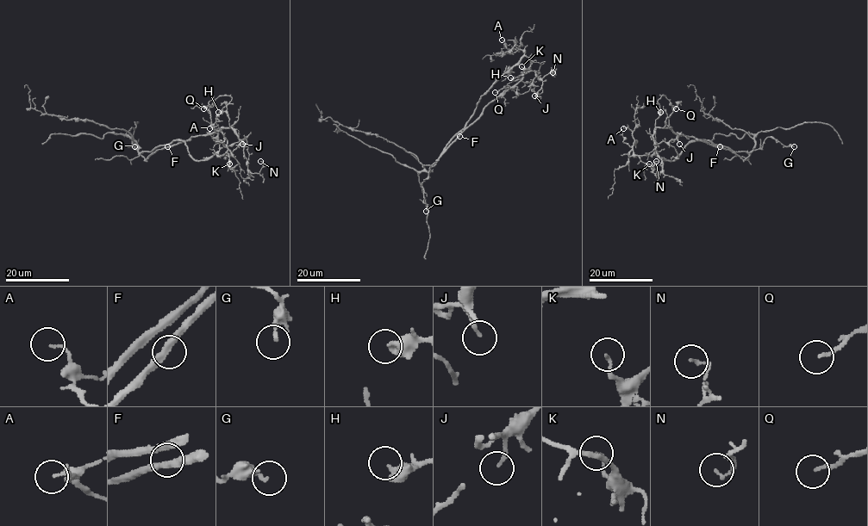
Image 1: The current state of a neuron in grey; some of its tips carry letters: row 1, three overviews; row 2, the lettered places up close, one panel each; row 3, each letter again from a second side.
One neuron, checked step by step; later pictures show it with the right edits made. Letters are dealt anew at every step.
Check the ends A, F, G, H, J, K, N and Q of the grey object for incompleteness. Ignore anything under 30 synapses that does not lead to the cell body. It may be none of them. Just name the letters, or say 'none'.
none

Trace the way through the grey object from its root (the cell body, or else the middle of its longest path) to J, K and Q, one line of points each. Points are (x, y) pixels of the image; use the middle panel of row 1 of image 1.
J: (446, 144), (467, 128), (490, 102), (513, 88), (528, 71), (536, 74), (533, 81), (534, 95)
K: (446, 144), (464, 126), (486, 90), (526, 56), (531, 64), (527, 69), (521, 66)
Q: (446, 144), (467, 128), (490, 102), (513, 88), (523, 73), (518, 77), (522, 74), (523, 77), (495, 92)

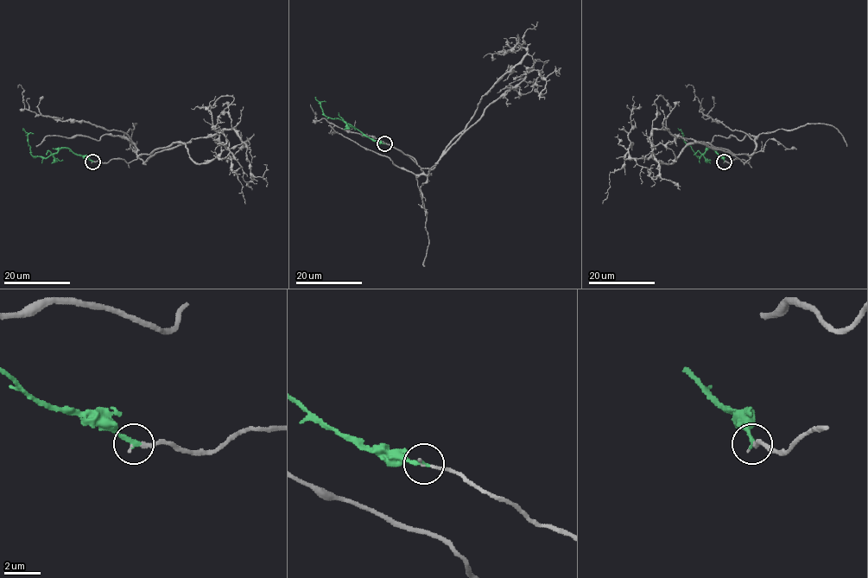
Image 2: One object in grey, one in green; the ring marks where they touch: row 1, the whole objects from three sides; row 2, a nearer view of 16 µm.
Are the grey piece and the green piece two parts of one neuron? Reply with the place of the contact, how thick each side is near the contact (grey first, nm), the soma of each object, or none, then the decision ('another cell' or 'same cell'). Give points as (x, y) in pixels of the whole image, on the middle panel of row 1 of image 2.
place (384, 143); calibres 160 and 240 nm; soma grey none; soma green none; same cell

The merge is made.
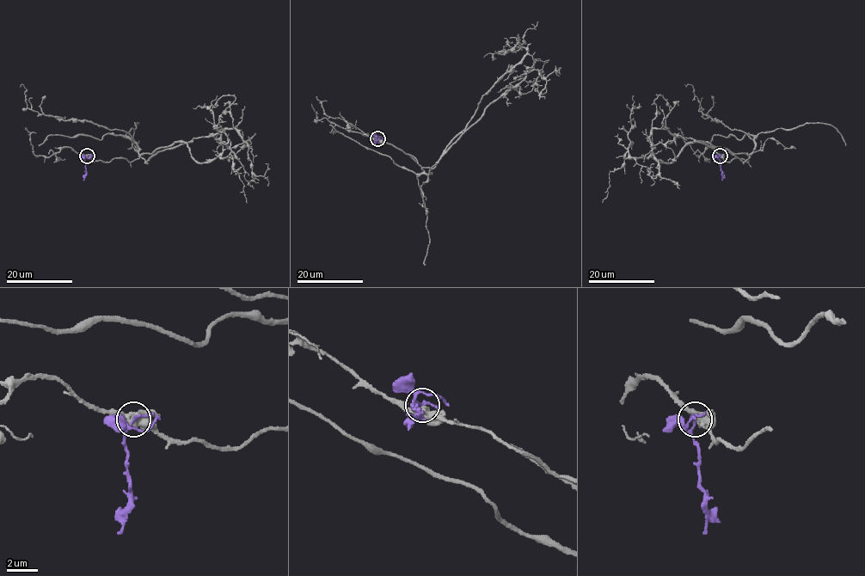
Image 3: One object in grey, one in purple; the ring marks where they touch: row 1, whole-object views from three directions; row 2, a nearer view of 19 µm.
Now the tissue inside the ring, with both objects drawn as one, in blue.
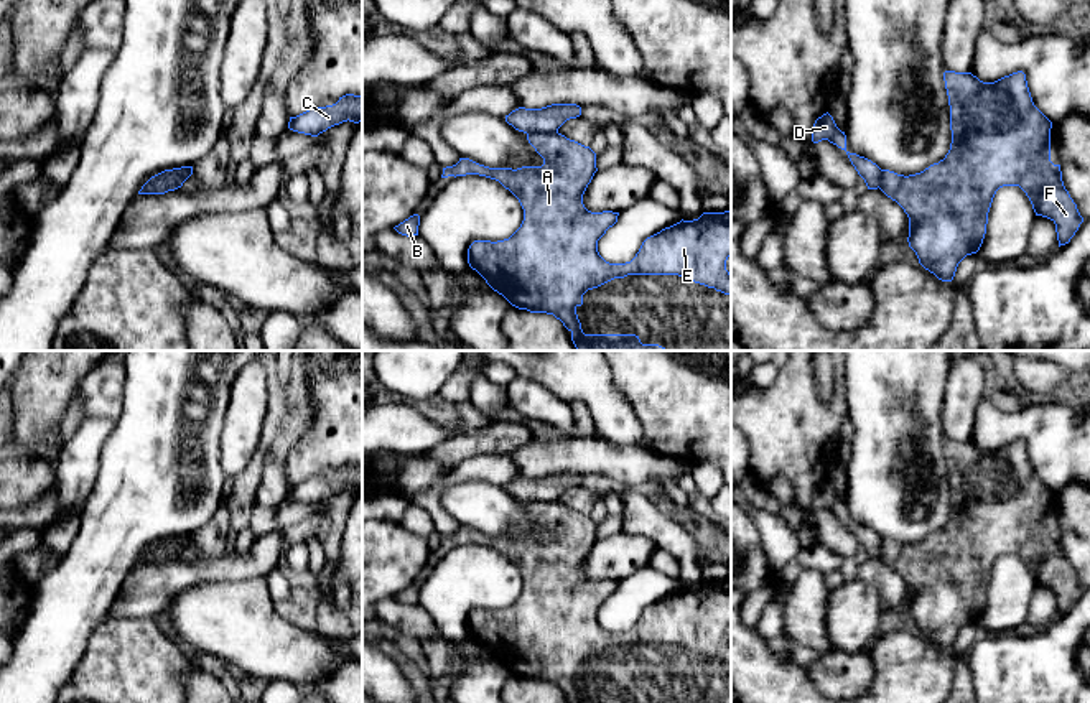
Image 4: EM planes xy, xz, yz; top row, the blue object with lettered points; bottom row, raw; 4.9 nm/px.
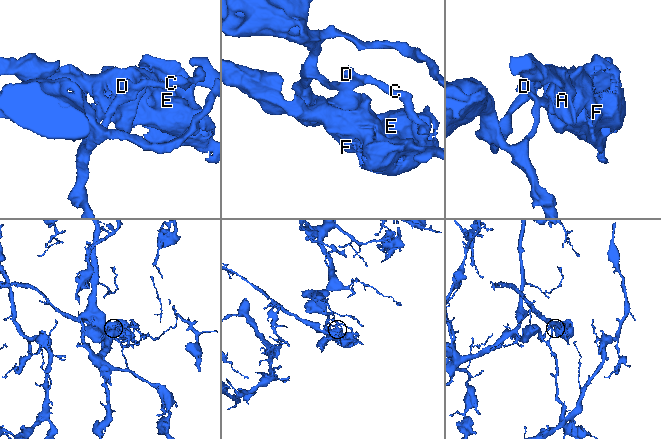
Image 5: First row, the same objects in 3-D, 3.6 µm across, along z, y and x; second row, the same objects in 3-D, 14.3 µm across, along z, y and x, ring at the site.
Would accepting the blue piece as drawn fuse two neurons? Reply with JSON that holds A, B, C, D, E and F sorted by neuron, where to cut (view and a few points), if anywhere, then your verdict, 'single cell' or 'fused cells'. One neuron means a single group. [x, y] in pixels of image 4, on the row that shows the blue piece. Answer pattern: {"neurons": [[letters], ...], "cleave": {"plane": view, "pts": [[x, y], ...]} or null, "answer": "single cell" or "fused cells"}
{"neurons": [["A", "B", "E", "F"], ["C", "D"]], "cleave": {"plane": "xz", "pts": [[557, 130], [531, 132], [527, 135]]}, "answer": "fused cells"}

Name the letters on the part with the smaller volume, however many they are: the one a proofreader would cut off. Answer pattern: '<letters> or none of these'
A, B, E, F

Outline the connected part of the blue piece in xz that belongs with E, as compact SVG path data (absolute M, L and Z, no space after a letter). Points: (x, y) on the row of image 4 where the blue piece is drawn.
M558 132L530 133L529 143L543 158L542 166L489 168L469 158L459 158L453 166L443 168L441 178L479 175L499 181L509 189L524 209L520 227L504 240L474 240L468 249L468 263L476 270L486 283L502 295L512 306L530 313L553 314L571 333L571 341L576 351L667 351L659 344L642 344L636 334L585 334L576 314L576 308L583 305L583 295L588 290L598 288L614 278L627 275L678 275L685 280L715 288L724 295L731 295L731 273L726 270L726 260L731 255L731 211L703 212L698 219L680 221L660 232L647 237L636 257L626 263L609 263L598 252L598 240L609 227L617 222L619 212L603 211L591 212L583 204L583 194L591 183L596 168L596 153L575 140L566 138Z

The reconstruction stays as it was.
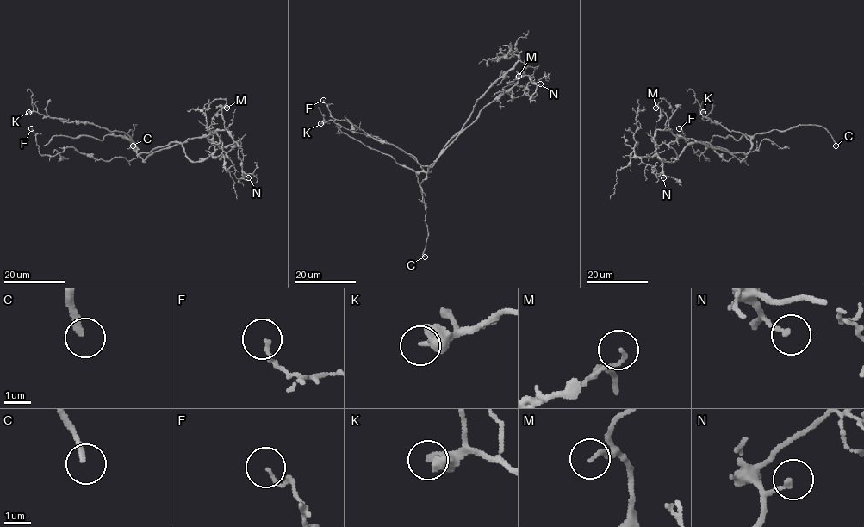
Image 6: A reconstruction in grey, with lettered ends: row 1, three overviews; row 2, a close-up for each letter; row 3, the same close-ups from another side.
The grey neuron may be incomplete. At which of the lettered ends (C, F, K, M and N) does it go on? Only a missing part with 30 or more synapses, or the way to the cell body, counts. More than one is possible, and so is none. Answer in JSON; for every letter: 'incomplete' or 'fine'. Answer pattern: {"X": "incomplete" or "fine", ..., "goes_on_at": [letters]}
{"C": "incomplete", "F": "fine", "K": "incomplete", "M": "fine", "N": "fine", "goes_on_at": ["C", "K"]}

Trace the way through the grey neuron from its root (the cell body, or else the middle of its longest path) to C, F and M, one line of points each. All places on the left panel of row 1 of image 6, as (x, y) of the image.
C: (152, 149), (149, 153), (138, 153), (136, 146), (125, 135), (137, 125), (131, 138), (133, 145)
F: (152, 149), (129, 161), (122, 157), (96, 159), (73, 147), (49, 156), (39, 152), (31, 128)
M: (152, 149), (174, 146), (188, 139), (206, 137), (215, 131), (226, 130), (221, 108), (226, 108)

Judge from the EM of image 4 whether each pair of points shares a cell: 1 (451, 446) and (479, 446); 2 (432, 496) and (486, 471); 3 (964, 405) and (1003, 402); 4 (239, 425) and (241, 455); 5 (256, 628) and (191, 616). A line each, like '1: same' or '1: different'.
1: same
2: same
3: different
4: same
5: same

